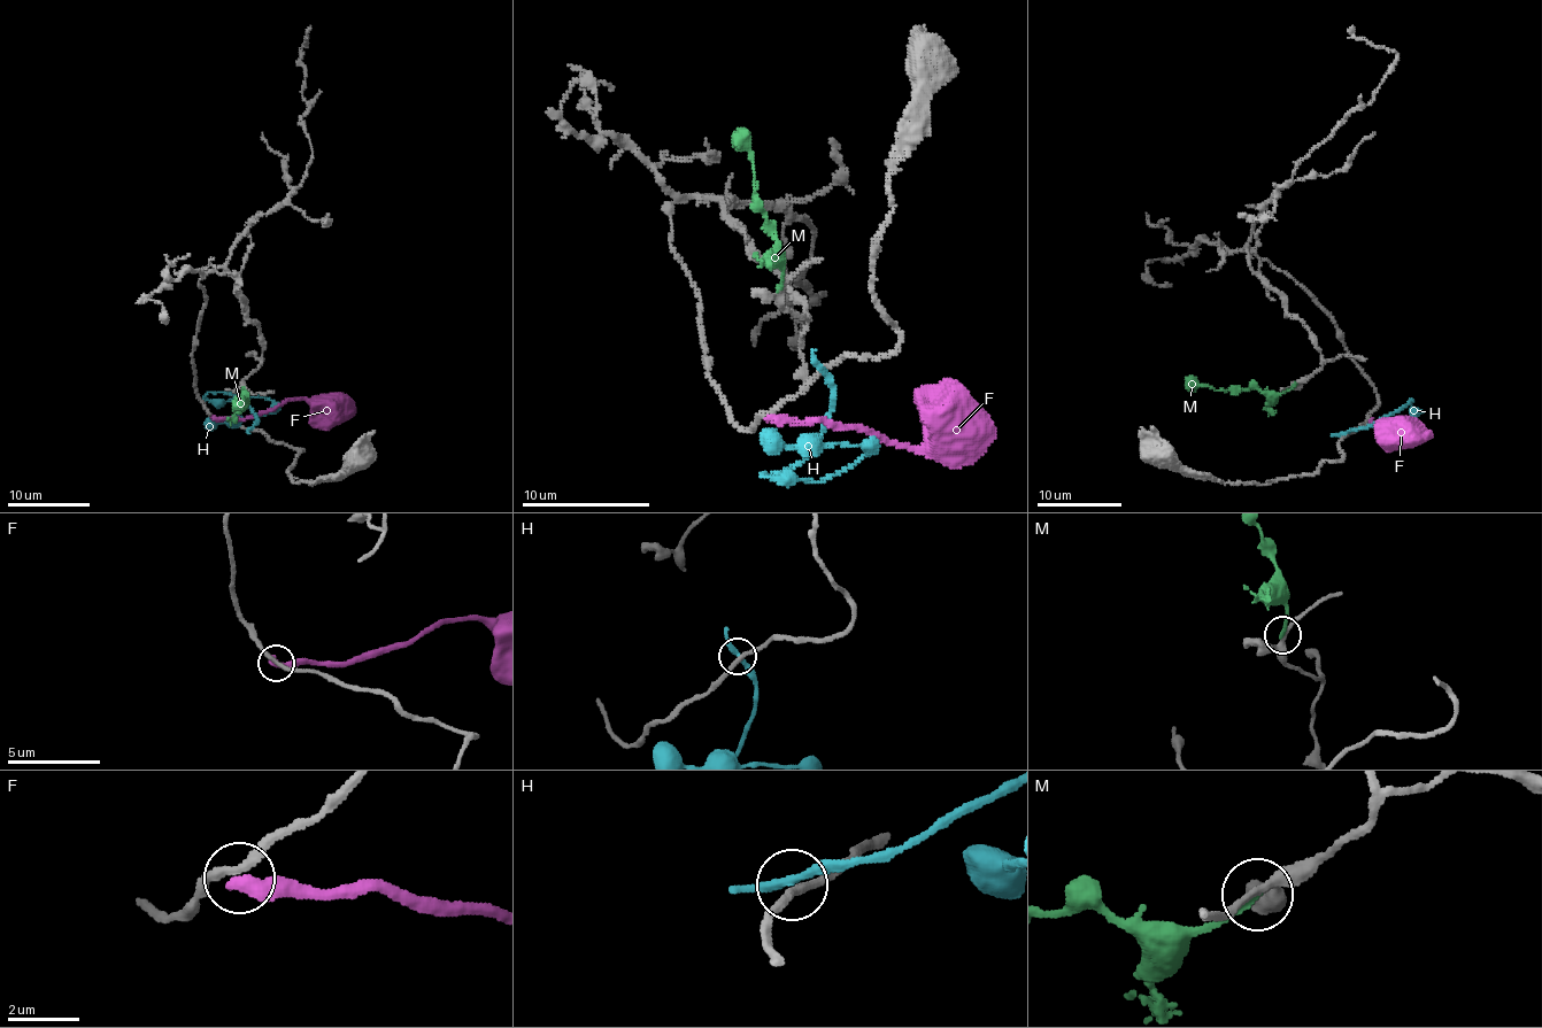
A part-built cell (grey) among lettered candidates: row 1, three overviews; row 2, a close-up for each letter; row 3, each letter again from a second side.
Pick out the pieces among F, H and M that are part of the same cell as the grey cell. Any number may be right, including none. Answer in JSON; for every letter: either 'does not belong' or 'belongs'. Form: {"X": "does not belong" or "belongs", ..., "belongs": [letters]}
{"F": "does not belong", "H": "does not belong", "M": "does not belong", "belongs": []}

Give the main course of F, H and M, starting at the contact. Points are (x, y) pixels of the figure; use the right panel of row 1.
F: (1370, 420), (1381, 427), (1404, 418), (1413, 420), (1418, 427), (1408, 442)
H: (1344, 434), (1371, 426), (1411, 399), (1417, 411), (1423, 411), (1415, 414), (1402, 427), (1378, 427)
M: (1295, 385), (1280, 393), (1238, 388), (1215, 391), (1193, 385), (1186, 377)

